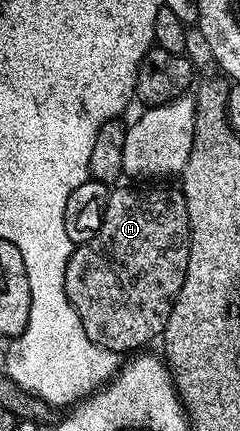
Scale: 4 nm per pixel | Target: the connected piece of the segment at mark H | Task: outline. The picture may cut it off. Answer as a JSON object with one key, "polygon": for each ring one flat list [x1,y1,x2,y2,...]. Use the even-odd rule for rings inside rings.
{"polygon":[[129,184,133,186,120,185,120,190,112,189,107,196,107,207,103,213,101,220,101,228,97,228,97,236,93,236,93,240,78,243,72,249,69,256,69,264,65,268,65,292,67,299,71,301,71,306,77,312,77,316,81,320,81,324,85,328,85,336,89,336,89,340,93,340,101,348,106,350,114,350,116,354,126,355,126,350,130,352,139,352,147,346,151,341,158,339,162,335,165,324,169,320,169,312,171,305,175,303,177,292,181,292,181,284,185,280,185,272,189,268,189,244,191,237,189,236,189,212,185,208,185,196,182,189,162,190,159,184]]}

